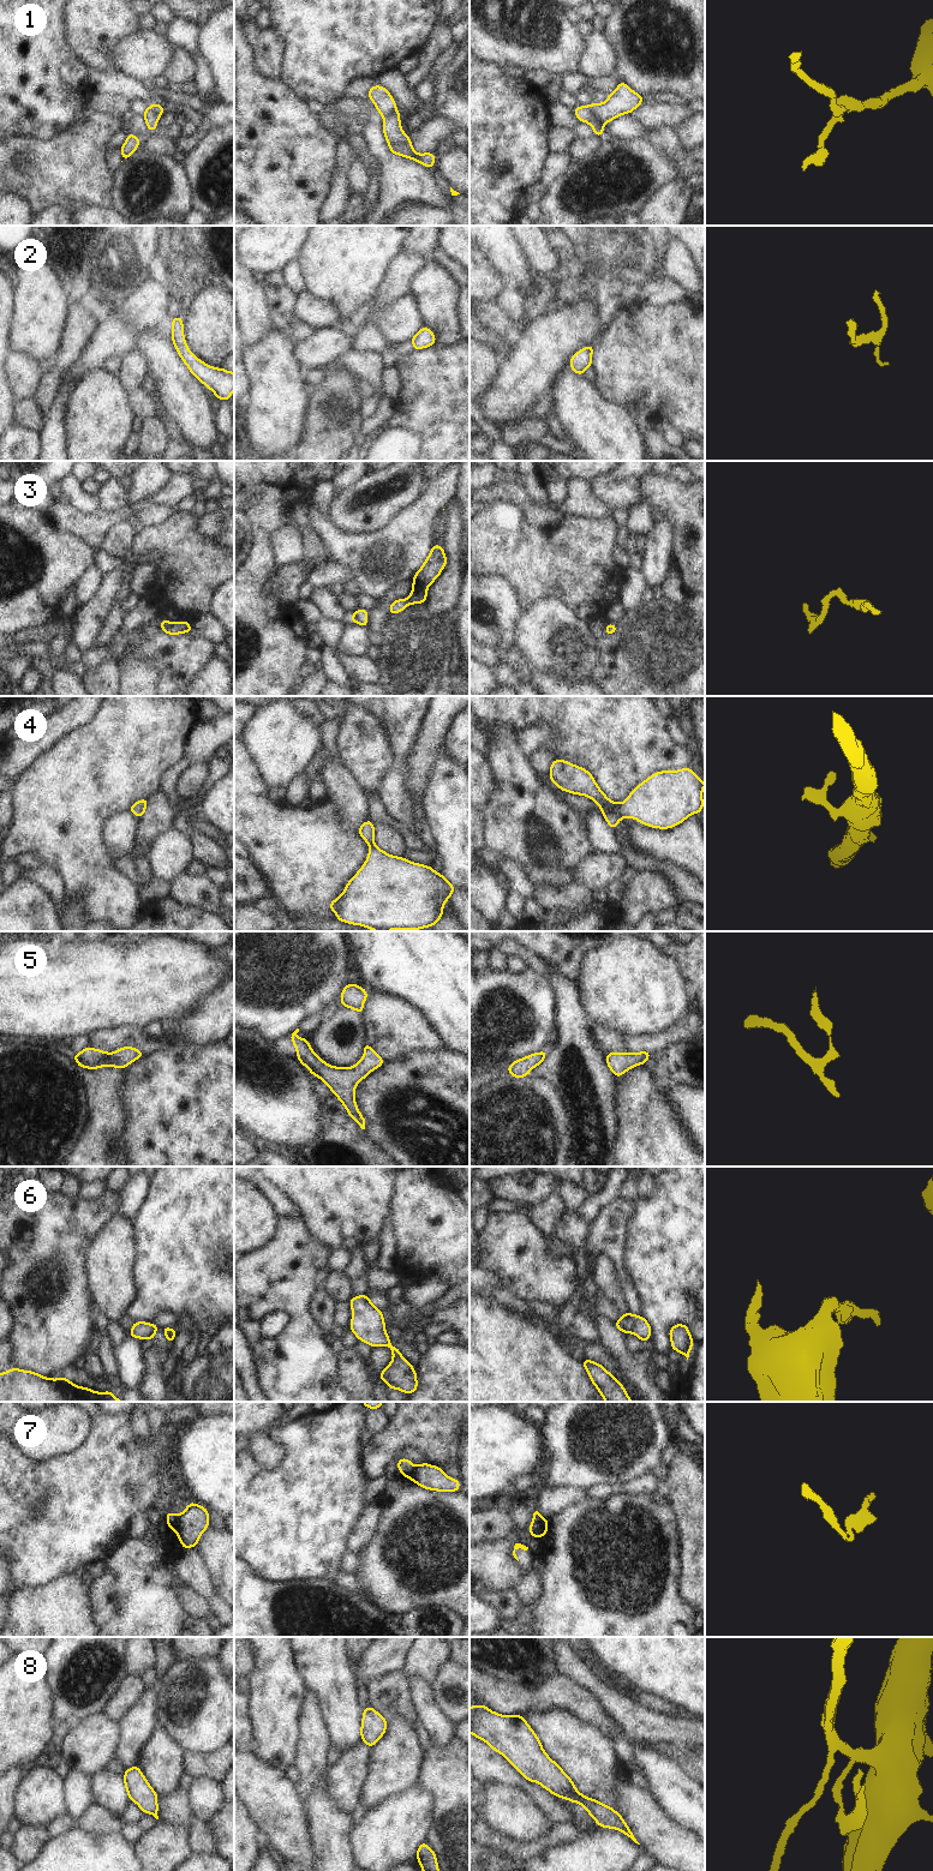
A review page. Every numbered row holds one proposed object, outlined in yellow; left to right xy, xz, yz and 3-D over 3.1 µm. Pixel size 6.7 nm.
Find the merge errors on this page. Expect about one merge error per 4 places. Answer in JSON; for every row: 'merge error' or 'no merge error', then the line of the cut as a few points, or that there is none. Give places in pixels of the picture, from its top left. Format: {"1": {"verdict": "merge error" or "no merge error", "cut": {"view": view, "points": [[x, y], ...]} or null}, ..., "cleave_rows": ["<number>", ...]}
{"1": {"verdict": "merge error", "cut": {"view": "yz", "points": [[587, 106], [602, 125]]}}, "2": {"verdict": "no merge error", "cut": null}, "3": {"verdict": "no merge error", "cut": null}, "4": {"verdict": "no merge error", "cut": null}, "5": {"verdict": "no merge error", "cut": null}, "6": {"verdict": "no merge error", "cut": null}, "7": {"verdict": "merge error", "cut": {"view": "yz", "points": [[542, 1517], [542, 1527], [532, 1536]]}}, "8": {"verdict": "no merge error", "cut": null}, "cleave_rows": ["1", "7"]}

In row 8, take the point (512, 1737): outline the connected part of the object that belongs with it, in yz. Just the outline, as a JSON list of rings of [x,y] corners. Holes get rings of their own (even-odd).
[[[485,1704],[472,1705],[470,1733],[501,1753],[525,1780],[539,1783],[555,1797],[582,1805],[598,1827],[621,1830],[640,1845],[617,1811],[576,1789],[573,1780],[543,1750],[524,1715],[501,1715]]]

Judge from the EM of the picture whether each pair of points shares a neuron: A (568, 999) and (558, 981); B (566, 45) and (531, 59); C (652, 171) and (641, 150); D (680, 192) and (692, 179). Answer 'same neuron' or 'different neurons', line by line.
A: same neuron
B: same neuron
C: same neuron
D: different neurons

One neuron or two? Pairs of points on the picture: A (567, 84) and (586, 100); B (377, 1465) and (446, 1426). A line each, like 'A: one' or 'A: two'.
A: two
B: one

